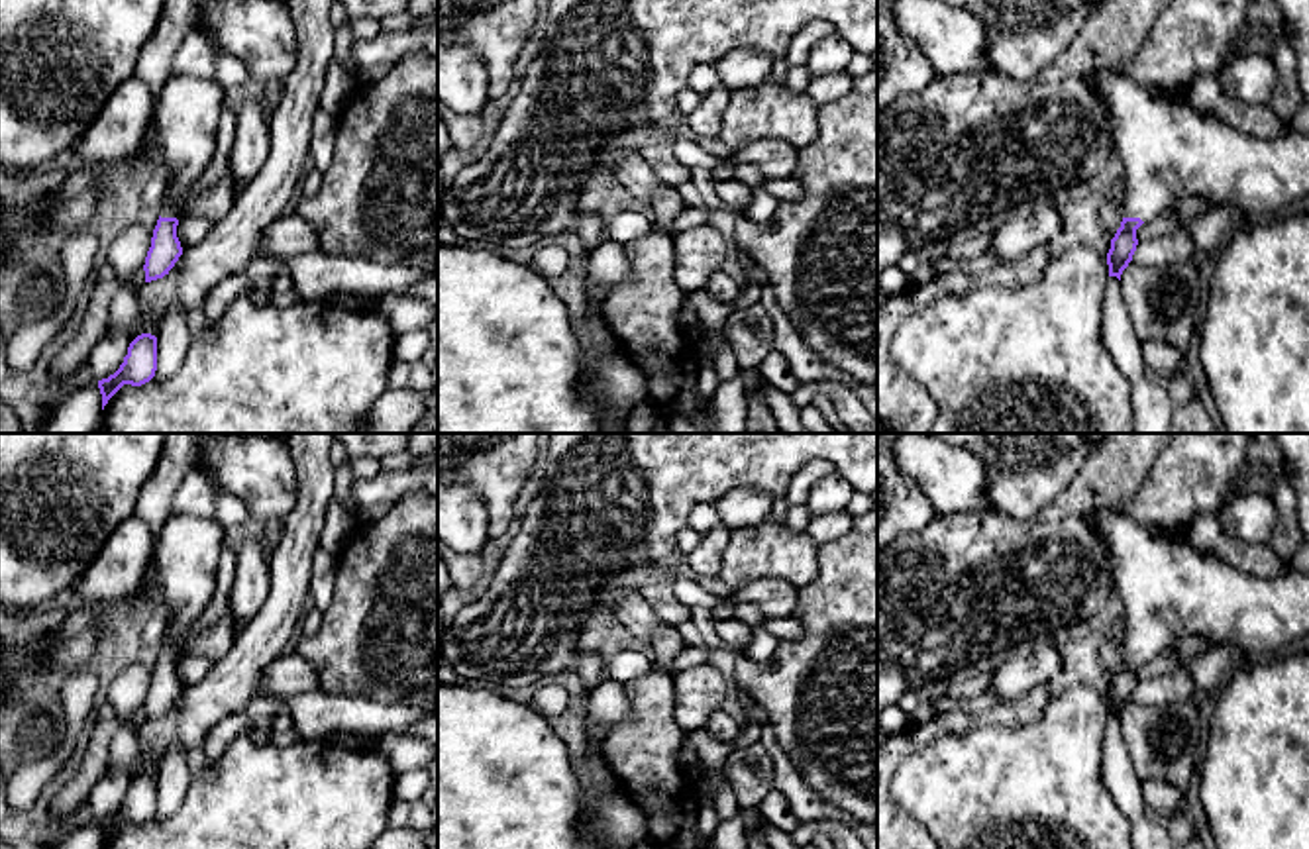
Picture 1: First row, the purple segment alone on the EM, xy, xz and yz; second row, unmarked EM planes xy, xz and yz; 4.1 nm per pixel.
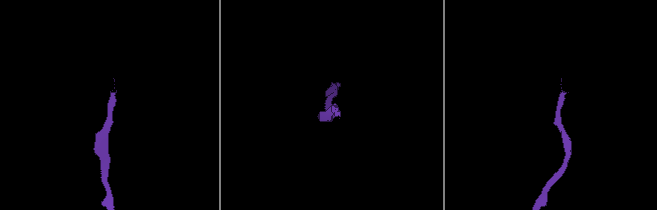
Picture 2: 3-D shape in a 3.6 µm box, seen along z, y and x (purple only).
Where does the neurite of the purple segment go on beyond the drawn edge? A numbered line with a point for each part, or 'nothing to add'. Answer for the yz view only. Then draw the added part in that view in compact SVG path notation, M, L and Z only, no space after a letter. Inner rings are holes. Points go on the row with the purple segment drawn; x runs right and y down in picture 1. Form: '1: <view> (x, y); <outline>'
1: yz (1170, 151); M1105 73L1095 86L1125 165L1123 218L1146 224L1195 196L1266 222L1309 198L1309 133L1260 139L1126 75Z

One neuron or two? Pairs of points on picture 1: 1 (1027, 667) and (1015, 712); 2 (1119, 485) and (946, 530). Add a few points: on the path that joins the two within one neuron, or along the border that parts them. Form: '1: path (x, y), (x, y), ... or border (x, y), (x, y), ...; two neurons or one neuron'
1: border (1045, 683), (1003, 706); two neurons
2: path (1076, 512), (1052, 536), (990, 536); one neuron

